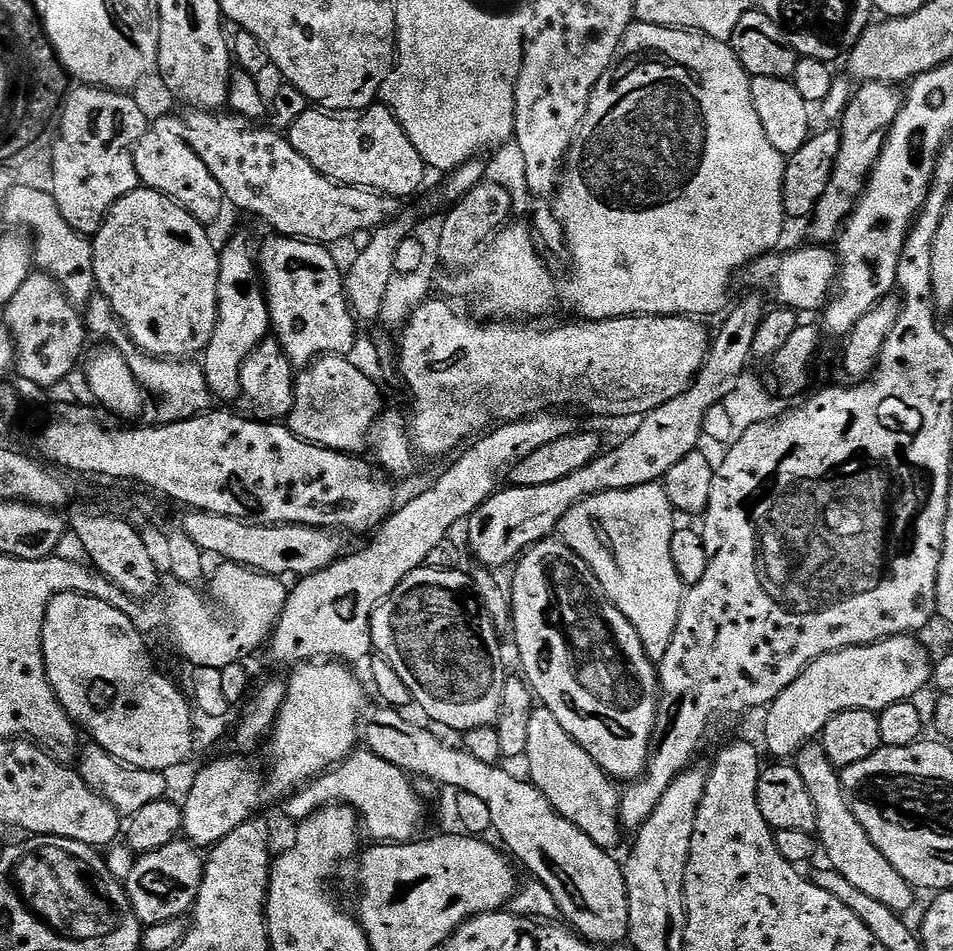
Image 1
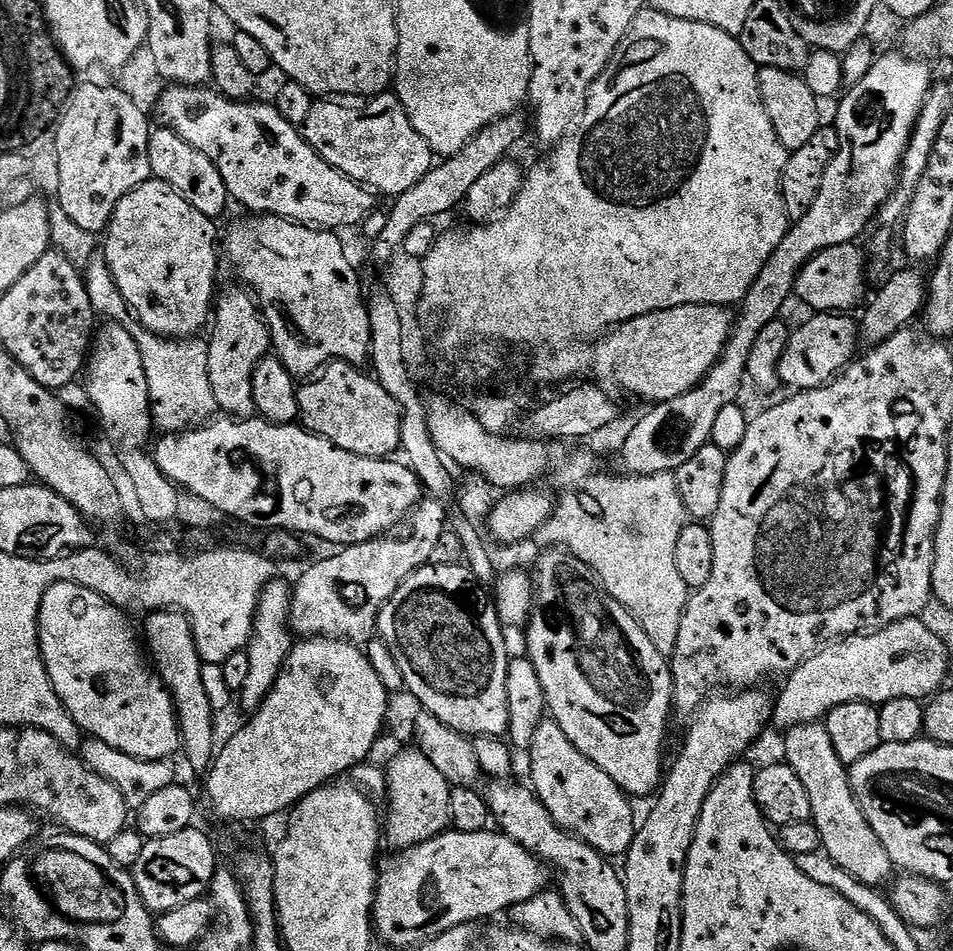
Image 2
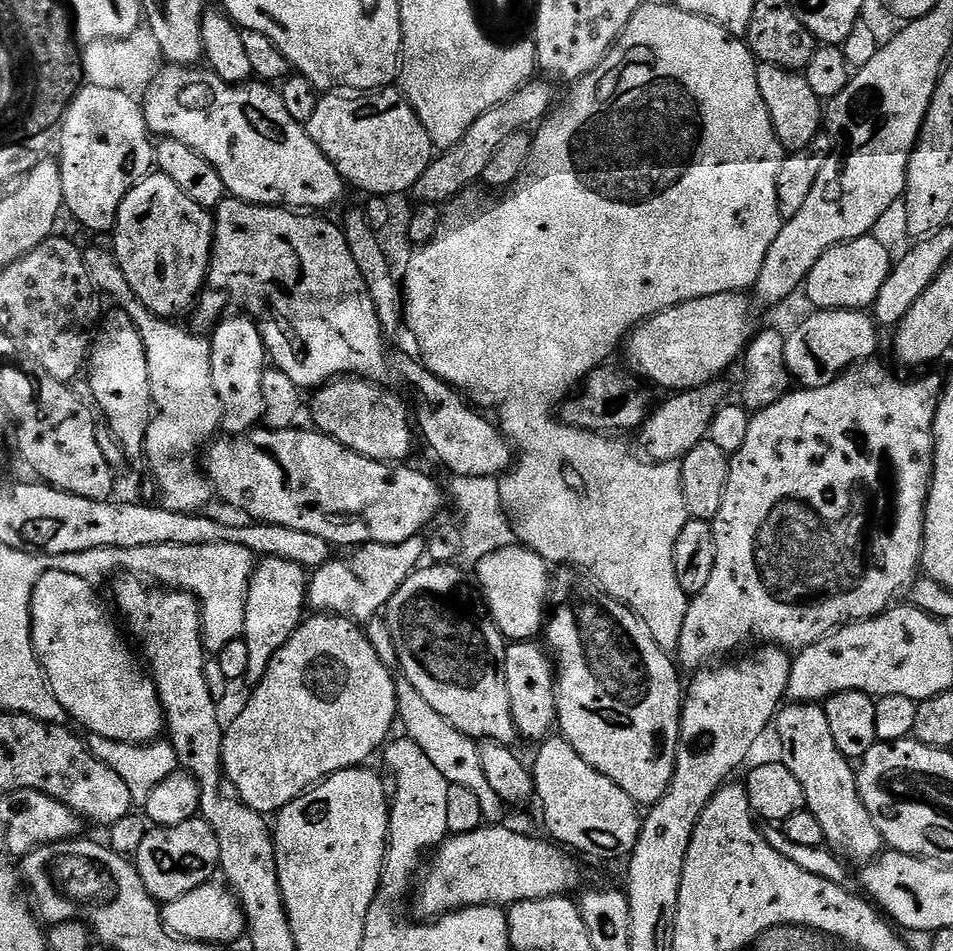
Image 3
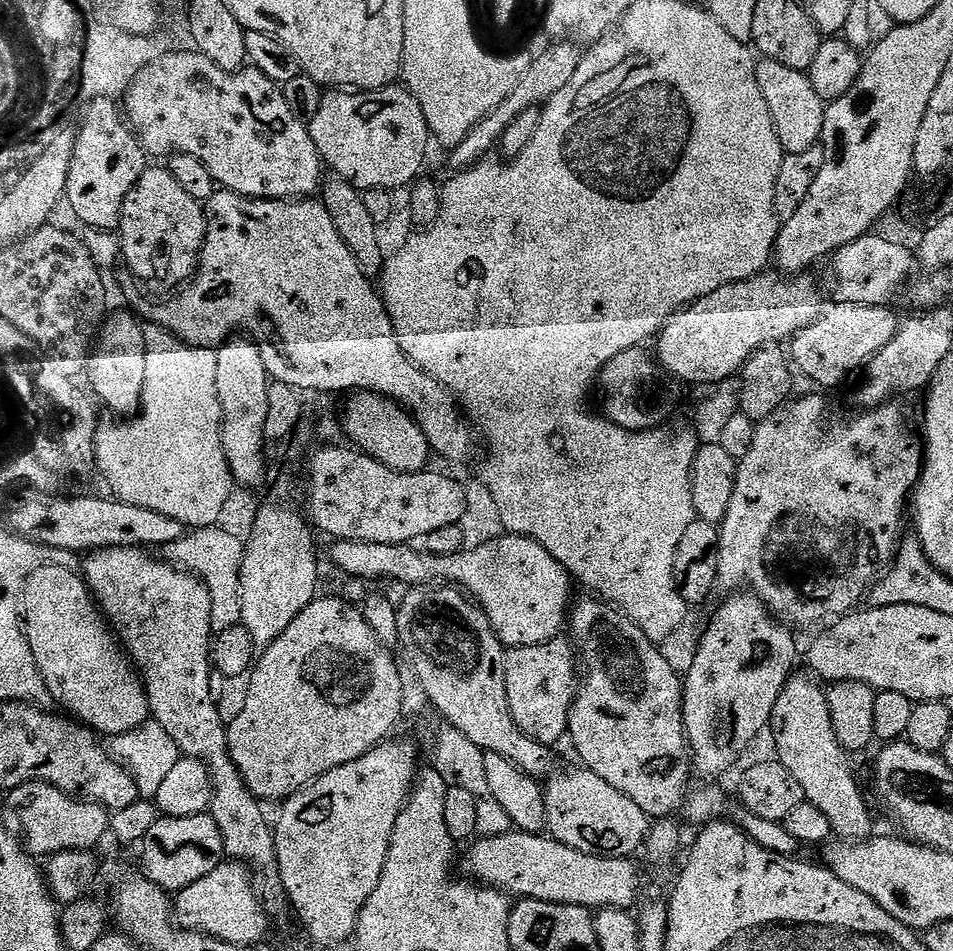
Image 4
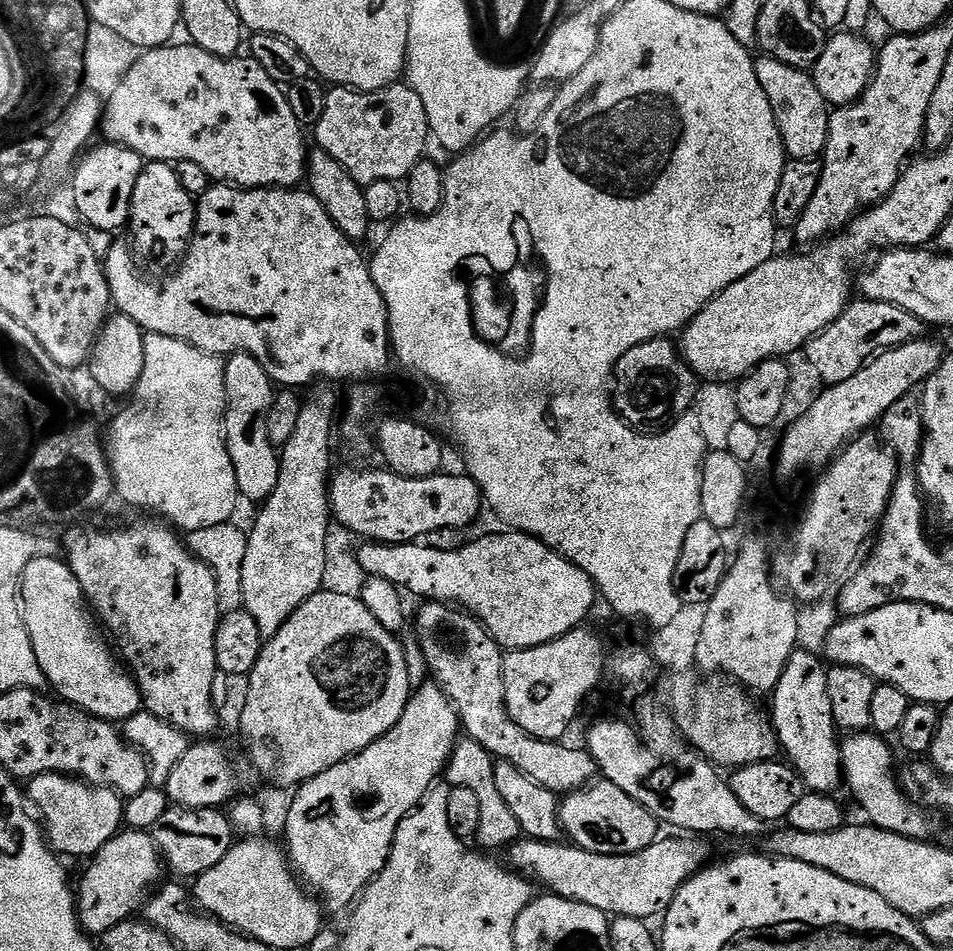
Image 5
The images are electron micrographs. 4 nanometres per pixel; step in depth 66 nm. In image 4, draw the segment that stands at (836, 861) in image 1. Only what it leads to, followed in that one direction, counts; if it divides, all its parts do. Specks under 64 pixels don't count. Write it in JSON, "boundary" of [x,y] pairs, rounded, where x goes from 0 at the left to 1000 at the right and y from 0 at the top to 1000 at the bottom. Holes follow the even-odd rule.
{"boundary":[[[832,709],[821,730],[816,730],[816,738],[812,738],[808,771],[814,781],[813,798],[833,814],[833,819],[842,826],[845,842],[858,848],[858,852],[867,856],[874,876],[882,884],[910,883],[917,875],[911,845],[902,834],[898,812],[890,800],[893,799],[892,793],[879,780],[879,772],[875,772],[869,729],[851,710],[848,711]]]}

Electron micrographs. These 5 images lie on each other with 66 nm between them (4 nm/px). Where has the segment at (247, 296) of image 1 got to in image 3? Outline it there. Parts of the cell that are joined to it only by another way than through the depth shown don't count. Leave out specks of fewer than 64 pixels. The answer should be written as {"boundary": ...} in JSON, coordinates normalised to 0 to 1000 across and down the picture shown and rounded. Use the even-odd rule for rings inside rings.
{"boundary":[[[259,330],[243,331],[221,346],[220,393],[225,397],[225,414],[229,414],[233,427],[234,453],[239,458],[254,458],[265,453],[277,440],[275,393],[279,389],[279,371],[273,342]]]}

